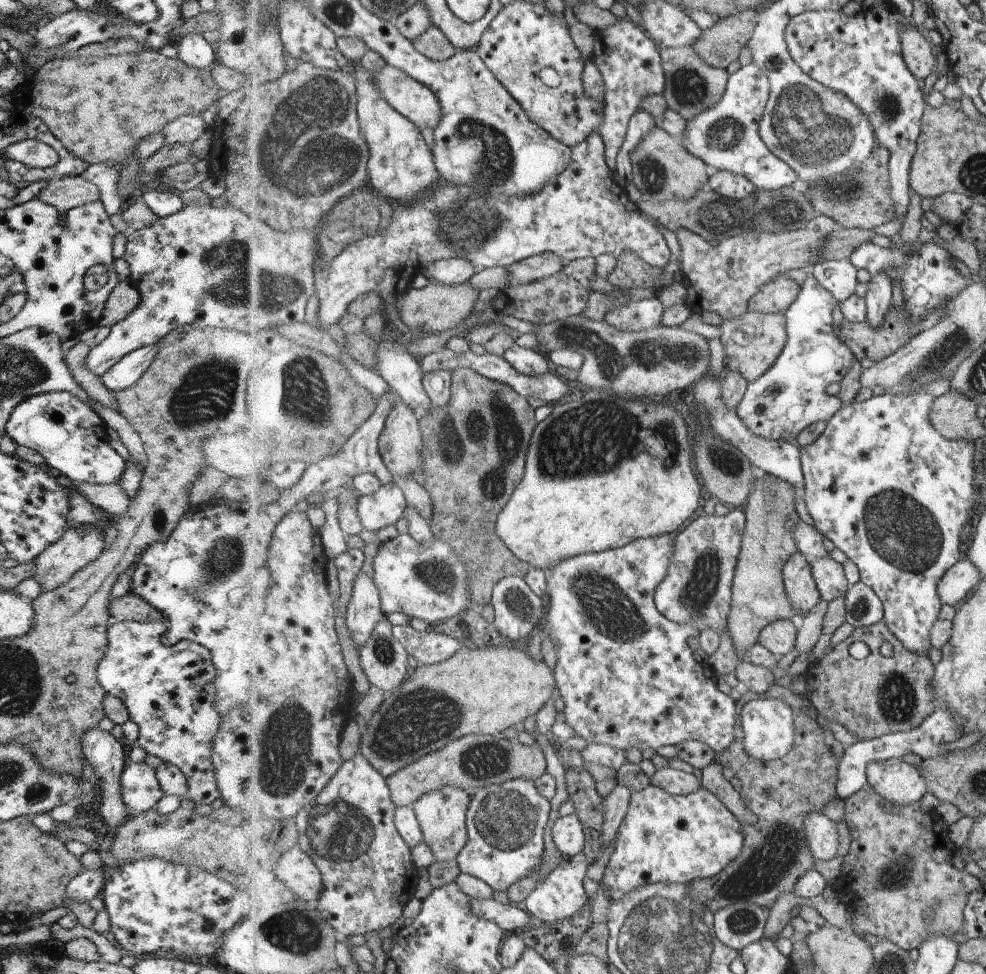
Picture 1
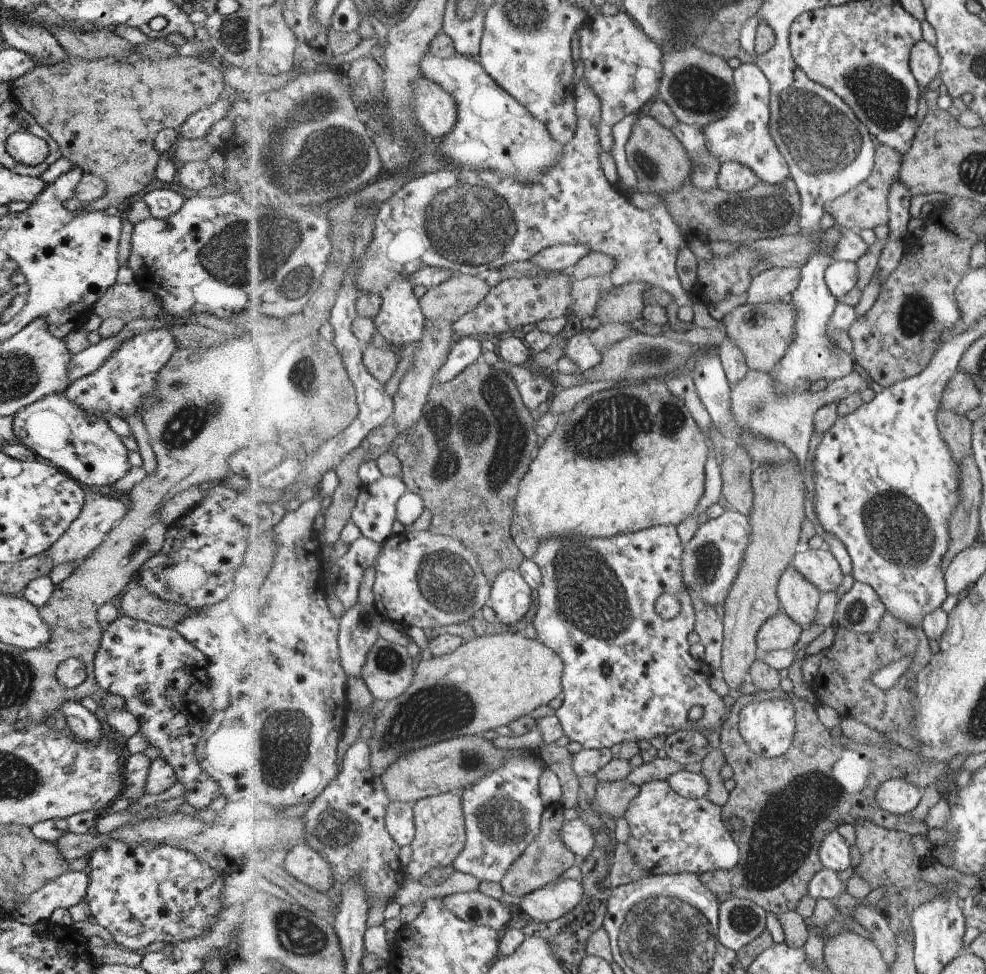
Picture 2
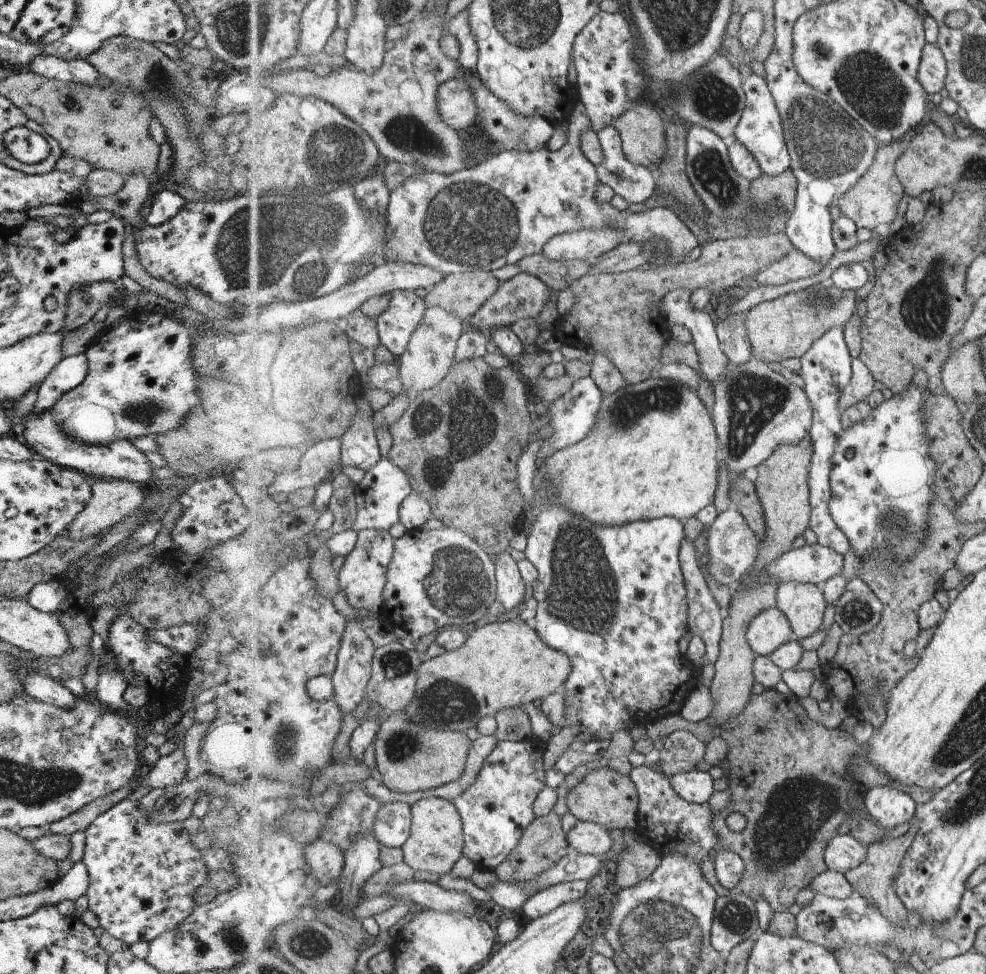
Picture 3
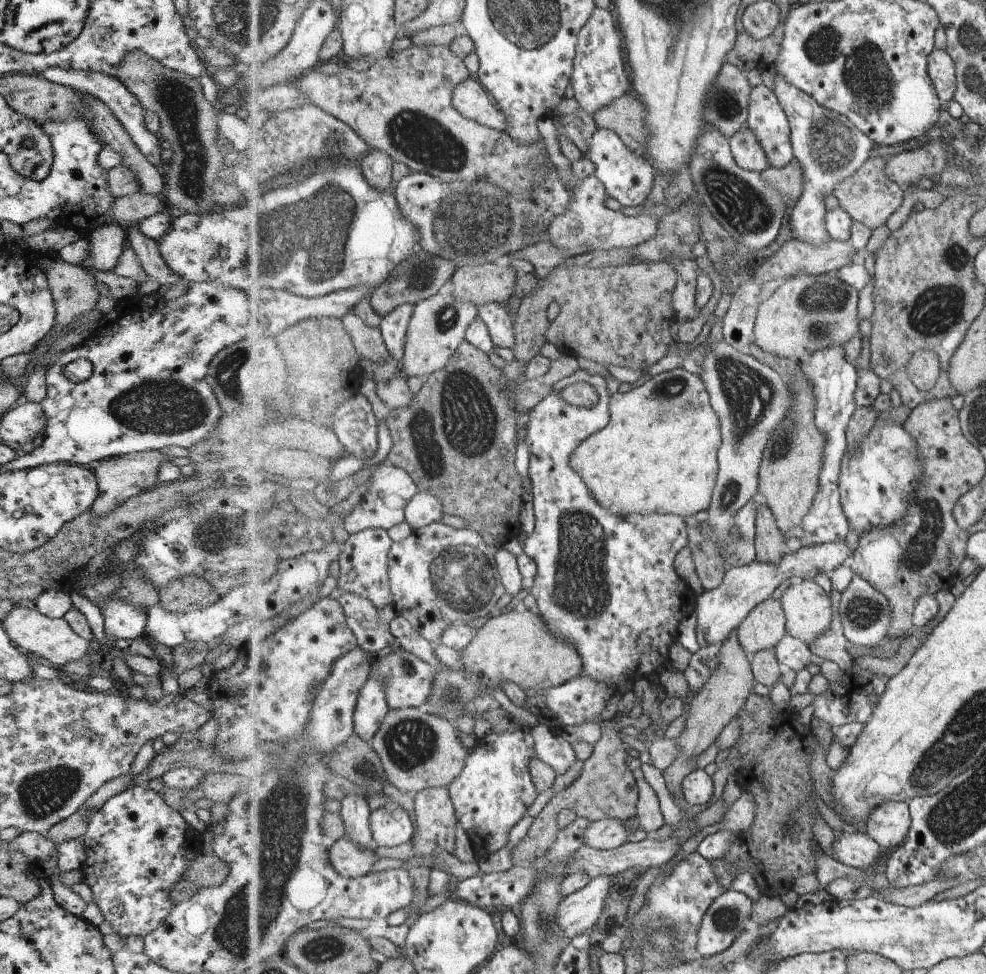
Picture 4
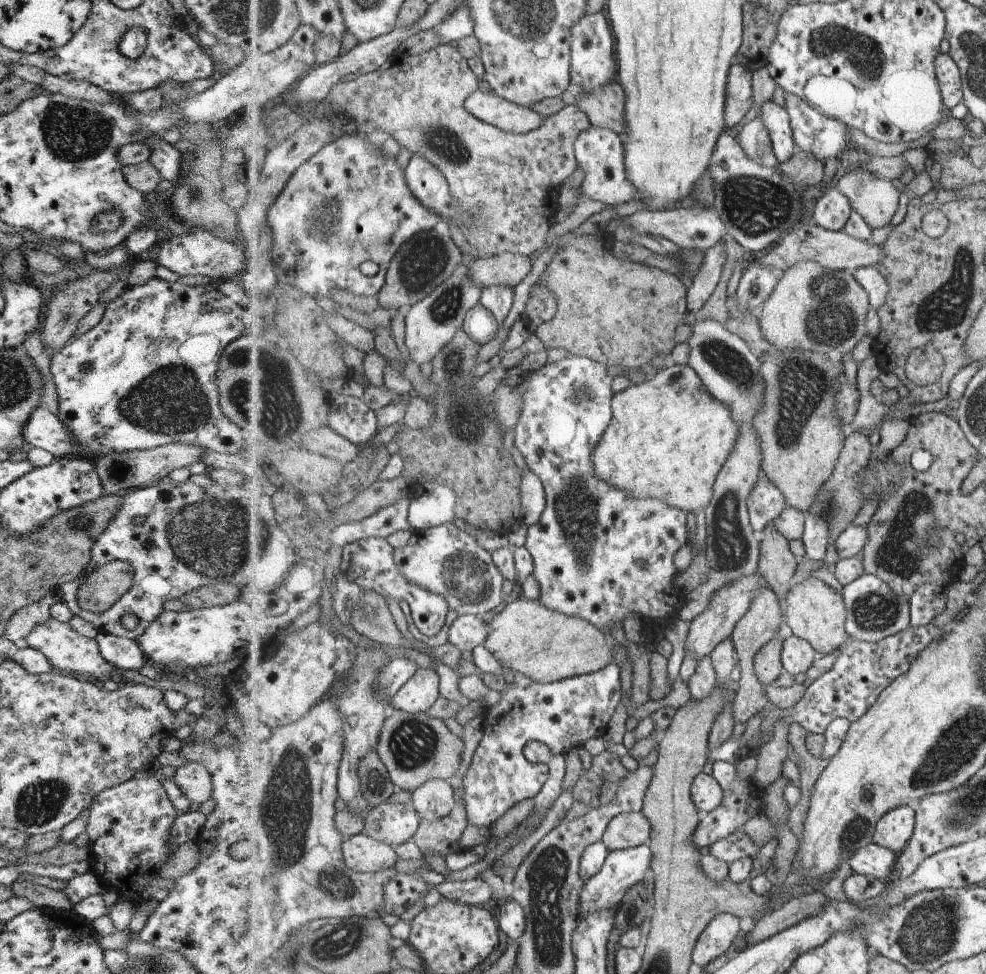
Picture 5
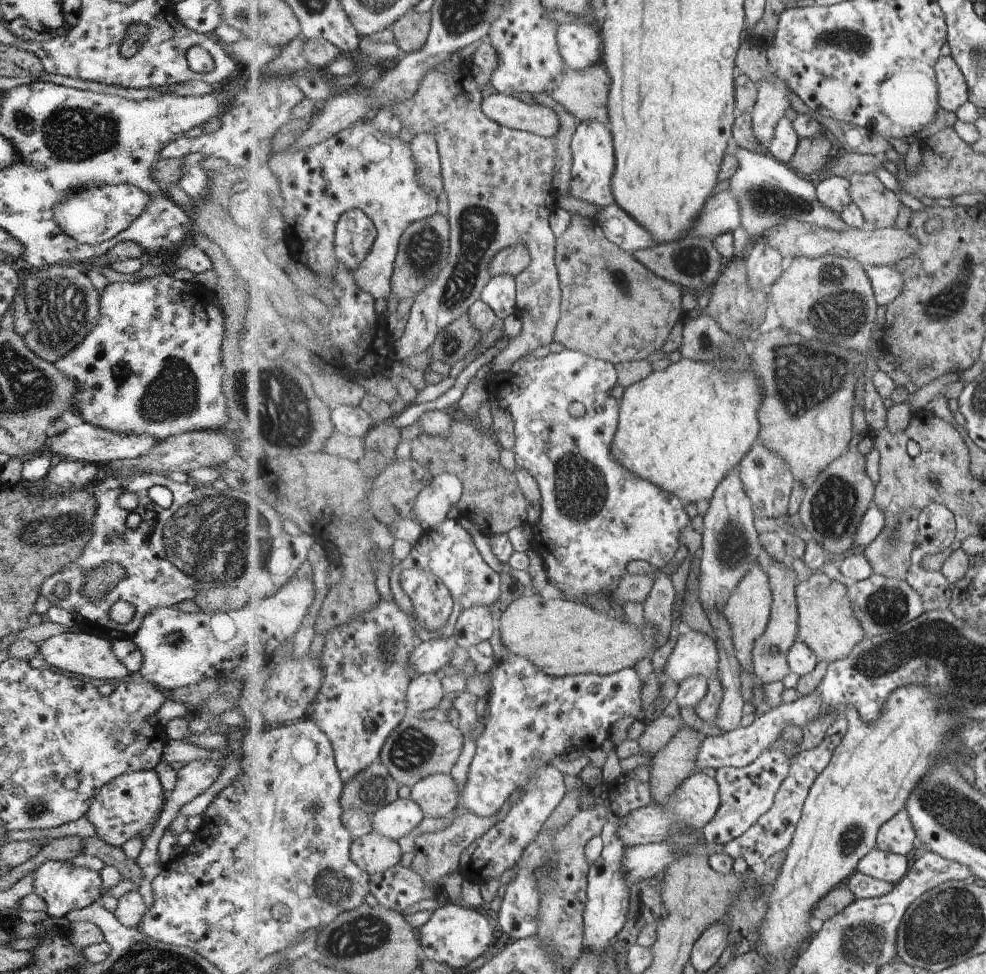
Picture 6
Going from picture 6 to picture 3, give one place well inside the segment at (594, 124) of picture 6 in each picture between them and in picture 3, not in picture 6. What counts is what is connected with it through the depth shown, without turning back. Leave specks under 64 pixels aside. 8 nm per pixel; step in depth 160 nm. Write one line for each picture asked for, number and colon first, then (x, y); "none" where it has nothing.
3: (635, 183)
4: (628, 177)
5: (601, 152)

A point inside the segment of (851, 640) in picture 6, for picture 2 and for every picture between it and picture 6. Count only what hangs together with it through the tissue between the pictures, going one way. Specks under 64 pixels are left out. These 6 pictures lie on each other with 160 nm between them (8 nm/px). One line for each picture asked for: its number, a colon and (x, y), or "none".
2: (800, 599)
3: (804, 604)
4: (809, 613)
5: (814, 611)

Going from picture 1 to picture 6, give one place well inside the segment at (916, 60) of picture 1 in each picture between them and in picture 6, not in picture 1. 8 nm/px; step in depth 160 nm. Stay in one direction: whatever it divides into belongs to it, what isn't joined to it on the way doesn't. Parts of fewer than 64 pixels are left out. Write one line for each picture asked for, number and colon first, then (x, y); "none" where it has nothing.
2: (926, 61)
3: (933, 72)
4: (942, 67)
5: (948, 72)
6: (954, 90)

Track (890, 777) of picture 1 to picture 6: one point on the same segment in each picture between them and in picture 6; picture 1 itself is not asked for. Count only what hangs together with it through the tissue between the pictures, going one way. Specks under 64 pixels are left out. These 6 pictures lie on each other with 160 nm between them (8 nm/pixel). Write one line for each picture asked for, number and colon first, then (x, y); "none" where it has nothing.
2: (895, 795)
3: (891, 807)
4: (889, 824)
5: (894, 831)
6: (897, 835)

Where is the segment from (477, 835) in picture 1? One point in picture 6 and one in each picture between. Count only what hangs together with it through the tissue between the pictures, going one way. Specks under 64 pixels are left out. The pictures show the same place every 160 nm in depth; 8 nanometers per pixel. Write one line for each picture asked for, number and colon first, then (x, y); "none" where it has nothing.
2: (503, 813)
3: (497, 809)
4: (494, 792)
5: (565, 714)
6: (581, 709)

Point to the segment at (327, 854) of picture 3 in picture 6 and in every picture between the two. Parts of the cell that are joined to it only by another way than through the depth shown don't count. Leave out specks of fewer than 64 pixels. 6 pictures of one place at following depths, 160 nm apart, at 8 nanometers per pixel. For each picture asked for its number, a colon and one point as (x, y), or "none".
4: (347, 856)
5: (362, 853)
6: (374, 853)

